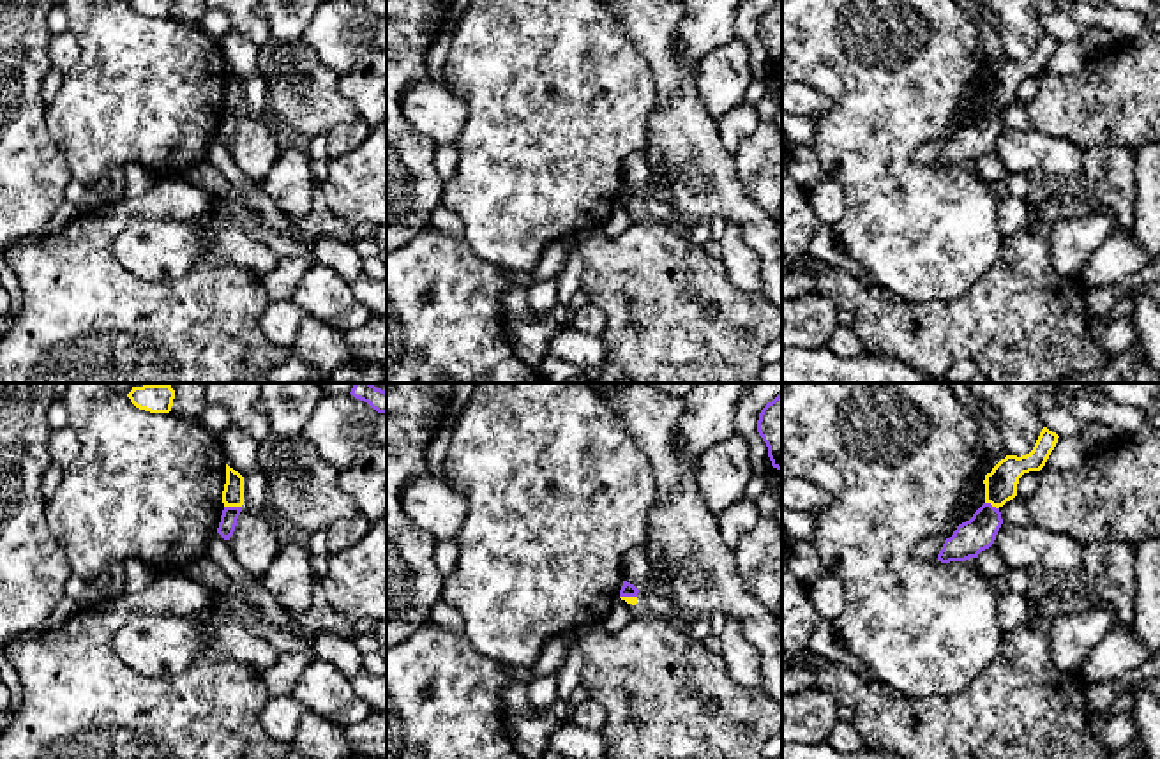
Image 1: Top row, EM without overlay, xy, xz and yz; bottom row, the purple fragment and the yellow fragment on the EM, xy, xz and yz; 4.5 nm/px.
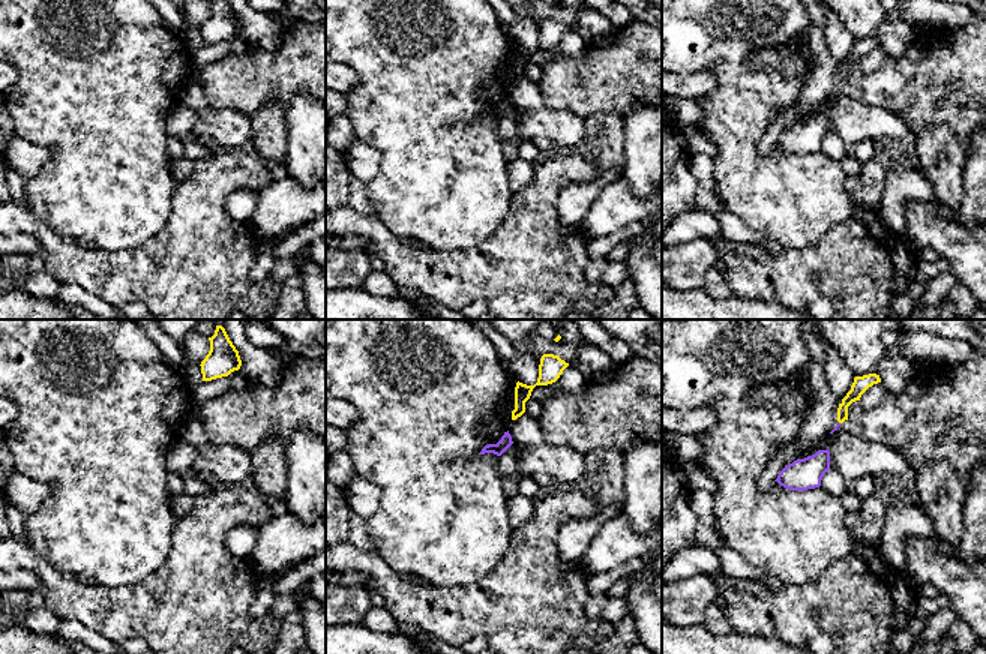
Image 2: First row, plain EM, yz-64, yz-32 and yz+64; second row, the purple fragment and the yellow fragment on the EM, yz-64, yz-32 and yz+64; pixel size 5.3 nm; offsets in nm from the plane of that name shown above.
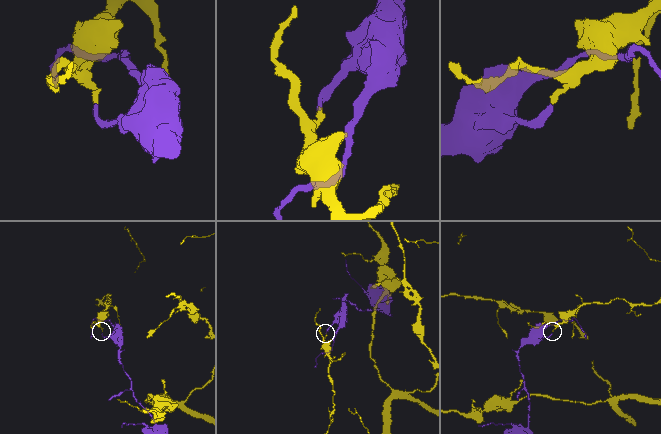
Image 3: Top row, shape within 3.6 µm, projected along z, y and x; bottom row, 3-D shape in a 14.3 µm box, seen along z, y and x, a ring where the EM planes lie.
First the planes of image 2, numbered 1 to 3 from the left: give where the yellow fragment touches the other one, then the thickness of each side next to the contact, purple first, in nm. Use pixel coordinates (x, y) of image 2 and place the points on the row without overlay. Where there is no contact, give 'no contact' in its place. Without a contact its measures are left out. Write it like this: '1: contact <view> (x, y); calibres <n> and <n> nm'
1: no contact
2: no contact
3: no contact

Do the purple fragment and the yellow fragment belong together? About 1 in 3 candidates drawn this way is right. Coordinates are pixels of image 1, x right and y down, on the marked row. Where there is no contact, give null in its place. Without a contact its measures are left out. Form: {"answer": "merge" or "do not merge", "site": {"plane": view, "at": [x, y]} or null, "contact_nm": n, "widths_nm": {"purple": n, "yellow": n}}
{"answer": "do not merge", "site": {"plane": "xy", "at": [233, 507]}, "contact_nm": 80, "widths_nm": {"purple": 80, "yellow": 100}}

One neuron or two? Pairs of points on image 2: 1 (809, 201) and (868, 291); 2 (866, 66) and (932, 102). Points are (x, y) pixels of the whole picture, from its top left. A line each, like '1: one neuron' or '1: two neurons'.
1: two neurons
2: two neurons

